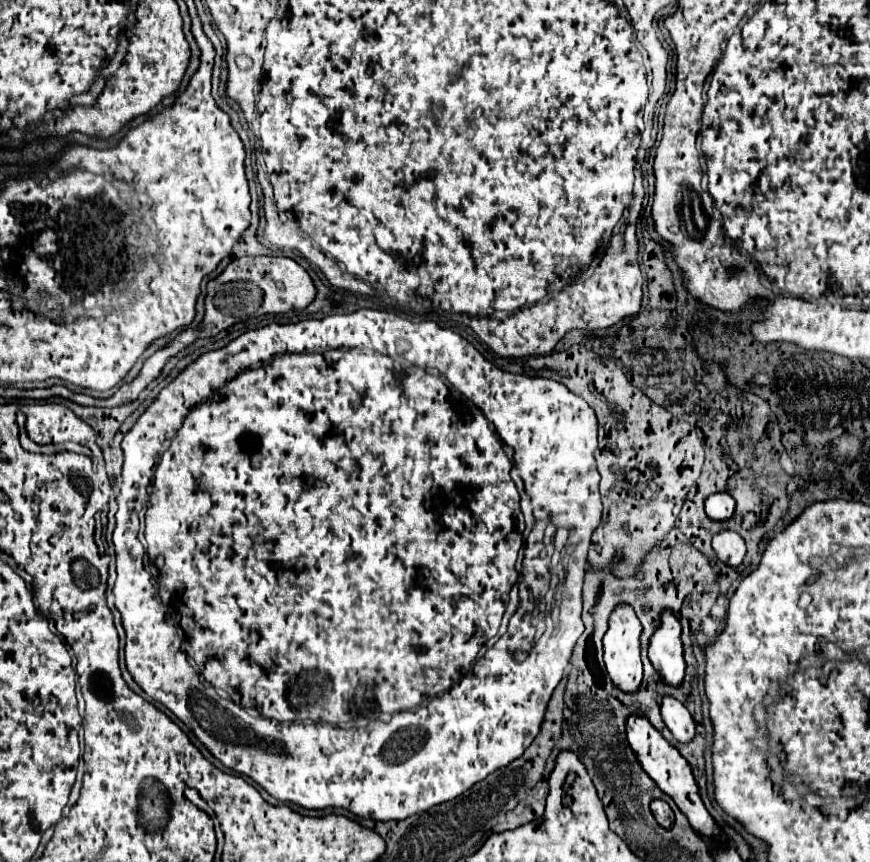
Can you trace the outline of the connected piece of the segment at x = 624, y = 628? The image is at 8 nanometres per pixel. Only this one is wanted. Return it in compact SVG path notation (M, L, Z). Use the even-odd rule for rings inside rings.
M617 604L615 610L609 616L609 630L603 636L603 660L607 666L607 672L615 686L619 686L625 692L637 690L643 678L643 664L641 664L641 648L639 648L639 636L641 636L641 622L637 620L633 608L629 604Z

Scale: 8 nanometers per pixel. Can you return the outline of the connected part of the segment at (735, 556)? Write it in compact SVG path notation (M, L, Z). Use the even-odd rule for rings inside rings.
M723 530L713 536L713 550L719 560L737 568L745 558L745 542L733 530Z

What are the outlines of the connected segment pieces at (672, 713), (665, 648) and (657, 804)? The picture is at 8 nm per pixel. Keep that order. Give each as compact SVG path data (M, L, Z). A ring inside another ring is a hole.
M665 696L661 700L661 716L663 716L665 726L673 732L673 736L679 742L689 742L693 738L695 734L693 718L679 700L675 700L673 696Z
M673 610L661 612L661 624L653 632L649 640L649 660L653 668L661 674L661 678L671 684L679 686L685 676L685 660L683 660L683 646L681 646L681 624Z
M653 800L653 802L651 802L651 812L653 812L655 820L657 820L663 828L671 828L671 826L673 826L675 816L673 816L671 806L669 806L665 800Z

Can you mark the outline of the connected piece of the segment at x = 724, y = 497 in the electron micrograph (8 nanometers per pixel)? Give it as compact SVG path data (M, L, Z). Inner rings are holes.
M715 492L705 500L705 512L711 520L731 518L735 510L735 500L729 492Z

